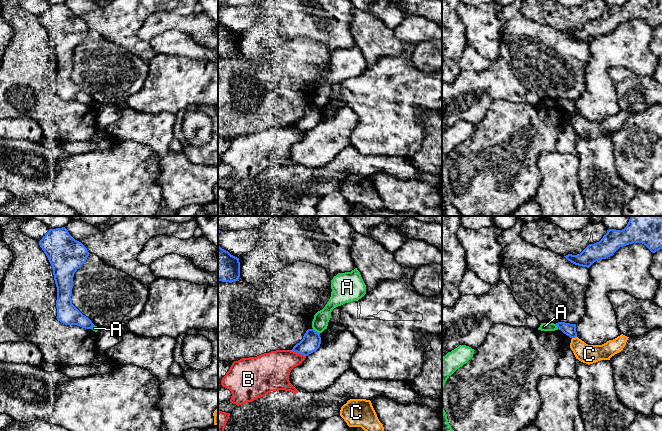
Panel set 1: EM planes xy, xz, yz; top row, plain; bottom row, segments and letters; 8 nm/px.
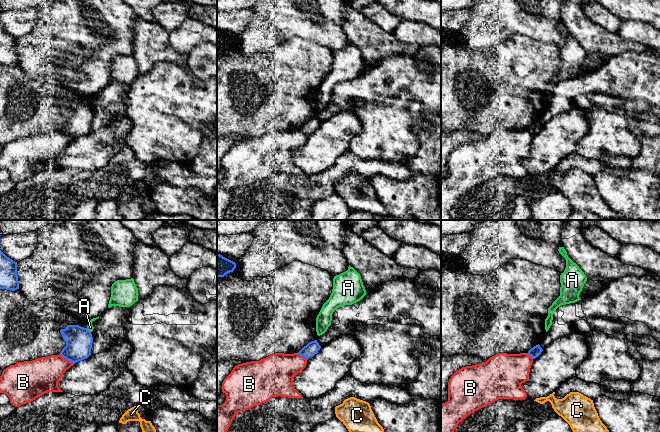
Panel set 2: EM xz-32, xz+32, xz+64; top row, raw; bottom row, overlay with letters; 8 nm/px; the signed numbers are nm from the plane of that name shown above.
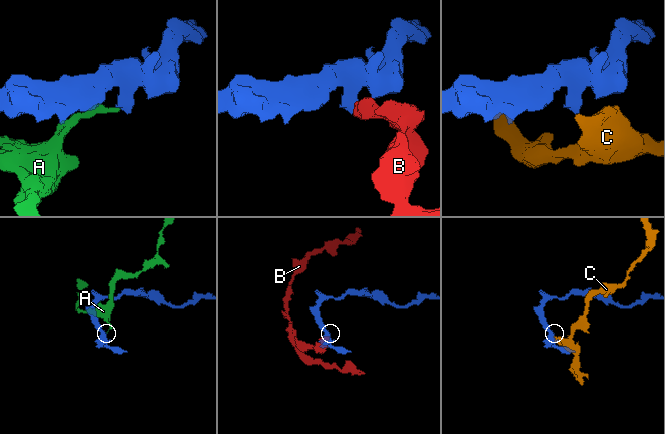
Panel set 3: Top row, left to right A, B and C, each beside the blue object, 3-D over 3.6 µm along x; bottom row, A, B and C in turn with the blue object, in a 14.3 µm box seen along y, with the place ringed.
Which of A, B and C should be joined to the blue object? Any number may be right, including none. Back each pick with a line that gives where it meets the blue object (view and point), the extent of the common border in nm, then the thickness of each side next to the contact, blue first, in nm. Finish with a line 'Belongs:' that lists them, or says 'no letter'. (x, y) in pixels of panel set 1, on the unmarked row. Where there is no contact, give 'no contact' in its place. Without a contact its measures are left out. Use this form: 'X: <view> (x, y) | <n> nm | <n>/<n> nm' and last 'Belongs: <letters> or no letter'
Belongs: no letter

